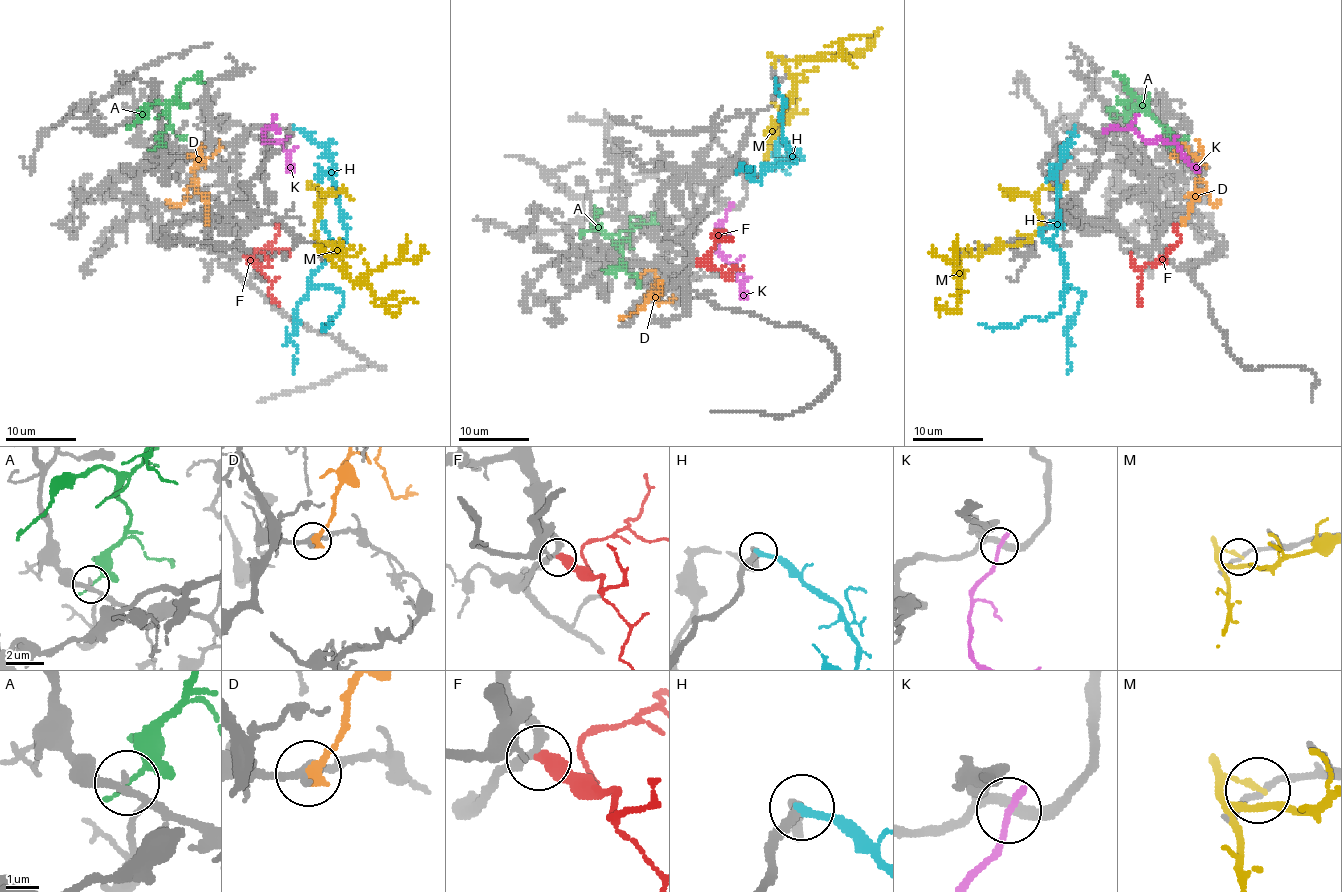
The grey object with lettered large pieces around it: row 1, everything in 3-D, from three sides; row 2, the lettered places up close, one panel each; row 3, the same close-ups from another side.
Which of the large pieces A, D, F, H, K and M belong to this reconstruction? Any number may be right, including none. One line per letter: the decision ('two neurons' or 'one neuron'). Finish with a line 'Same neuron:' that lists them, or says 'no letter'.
A: two neurons
D: two neurons
F: one neuron
H: two neurons
K: two neurons
M: two neurons
Same neuron: F

